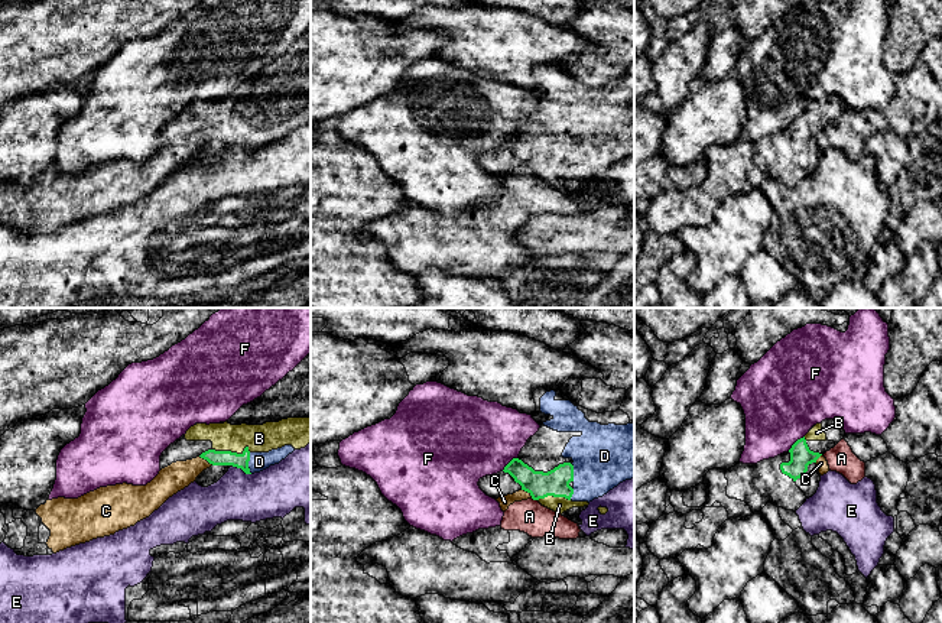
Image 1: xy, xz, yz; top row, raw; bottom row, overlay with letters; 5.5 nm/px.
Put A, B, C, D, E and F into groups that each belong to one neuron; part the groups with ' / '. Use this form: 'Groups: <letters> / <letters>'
Groups: A C / B D / E / F

